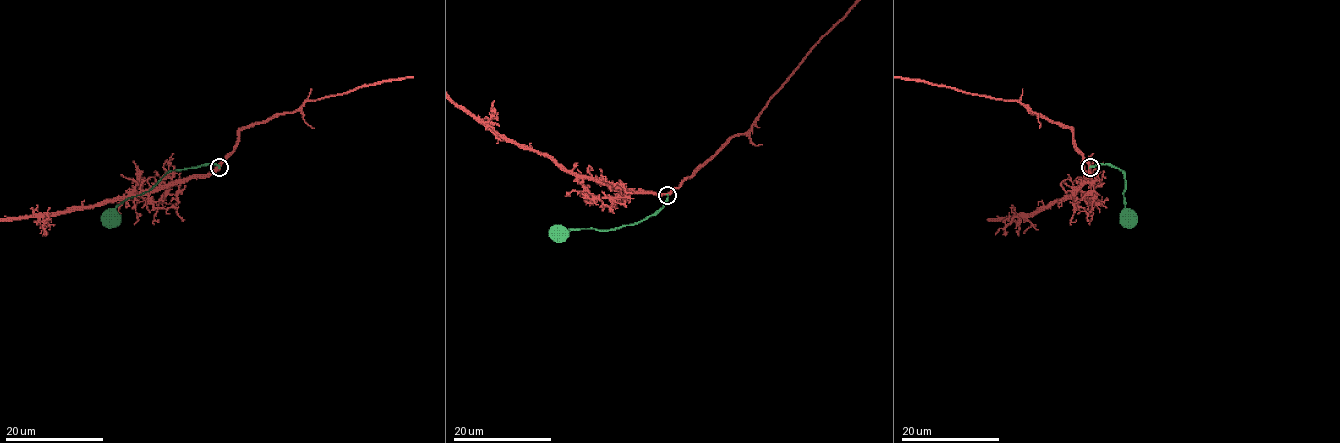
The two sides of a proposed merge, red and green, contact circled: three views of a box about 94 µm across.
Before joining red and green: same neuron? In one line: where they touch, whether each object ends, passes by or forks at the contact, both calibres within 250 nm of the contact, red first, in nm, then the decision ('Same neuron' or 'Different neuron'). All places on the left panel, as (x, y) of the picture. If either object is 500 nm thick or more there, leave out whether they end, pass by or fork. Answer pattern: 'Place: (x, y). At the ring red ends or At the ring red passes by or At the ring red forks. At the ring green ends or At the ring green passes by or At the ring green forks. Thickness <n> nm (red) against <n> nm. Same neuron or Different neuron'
Place: (219, 167). At the ring red passes by. At the ring green ends. Thickness 480 nm (red) against 240 nm. Same neuron

